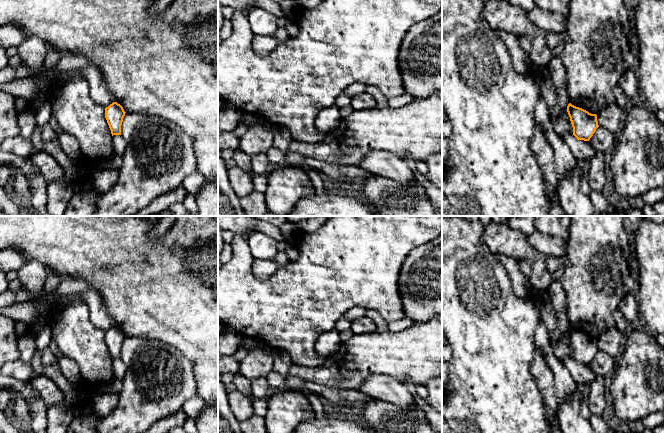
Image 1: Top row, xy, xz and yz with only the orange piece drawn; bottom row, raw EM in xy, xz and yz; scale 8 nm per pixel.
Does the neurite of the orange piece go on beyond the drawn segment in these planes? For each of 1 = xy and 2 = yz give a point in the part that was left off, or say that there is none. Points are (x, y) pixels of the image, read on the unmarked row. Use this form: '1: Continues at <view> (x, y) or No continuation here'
1: No continuation here
2: No continuation here

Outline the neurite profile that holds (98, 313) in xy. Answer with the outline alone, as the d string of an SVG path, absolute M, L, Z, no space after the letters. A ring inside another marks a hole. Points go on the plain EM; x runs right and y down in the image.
M91 289L78 295L89 308L90 320L99 329L106 332L115 326L113 319L107 314L106 305L98 291Z

